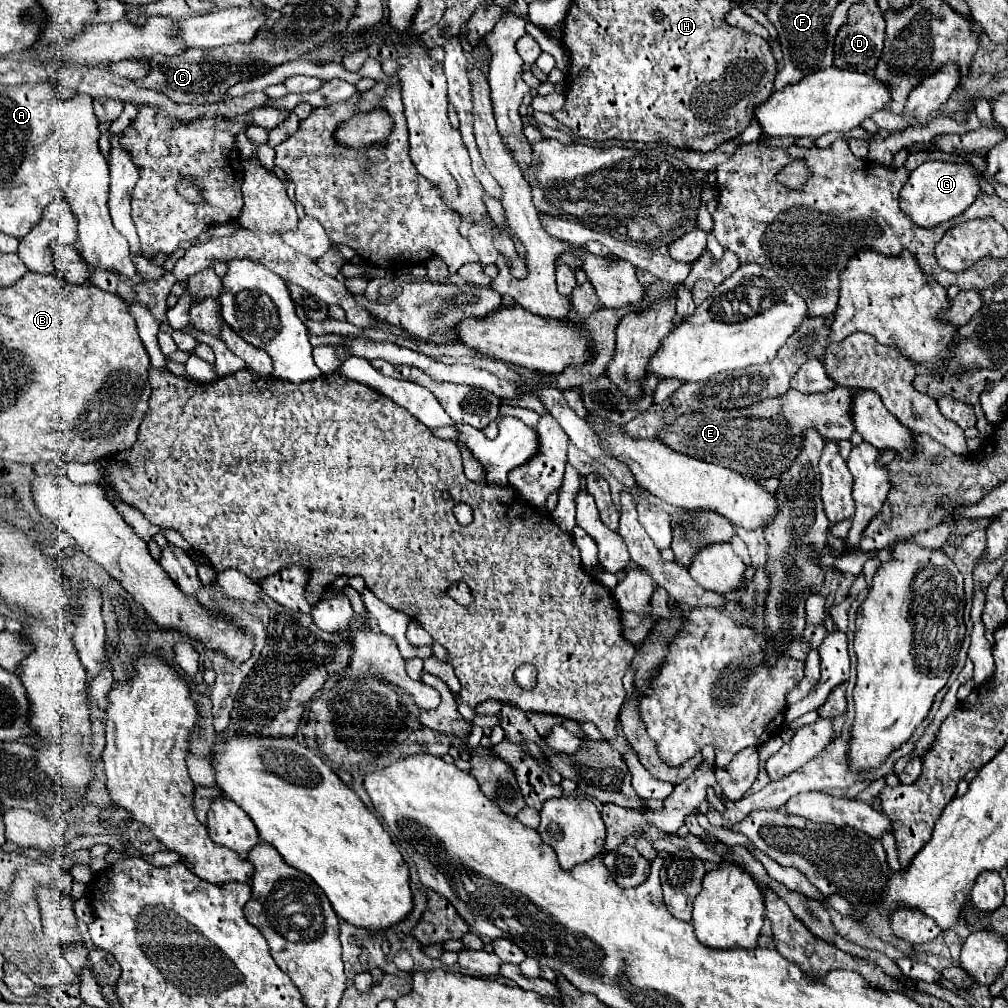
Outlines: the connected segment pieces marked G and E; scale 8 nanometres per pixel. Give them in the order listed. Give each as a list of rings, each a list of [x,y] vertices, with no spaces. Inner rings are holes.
[[[925,161],[909,175],[909,181],[901,189],[899,207],[919,227],[935,227],[941,221],[963,213],[977,199],[977,195],[981,195],[981,189],[973,167],[947,161]]]
[[[841,385],[827,393],[811,395],[789,389],[781,397],[763,399],[743,409],[701,409],[697,413],[685,413],[669,423],[659,437],[675,451],[687,449],[683,453],[723,467],[733,467],[737,473],[749,477],[781,477],[785,469],[791,467],[797,451],[801,451],[801,435],[805,435],[807,429],[819,431],[821,439],[825,441],[841,441],[851,437],[855,431],[849,415],[853,393],[853,389]]]

